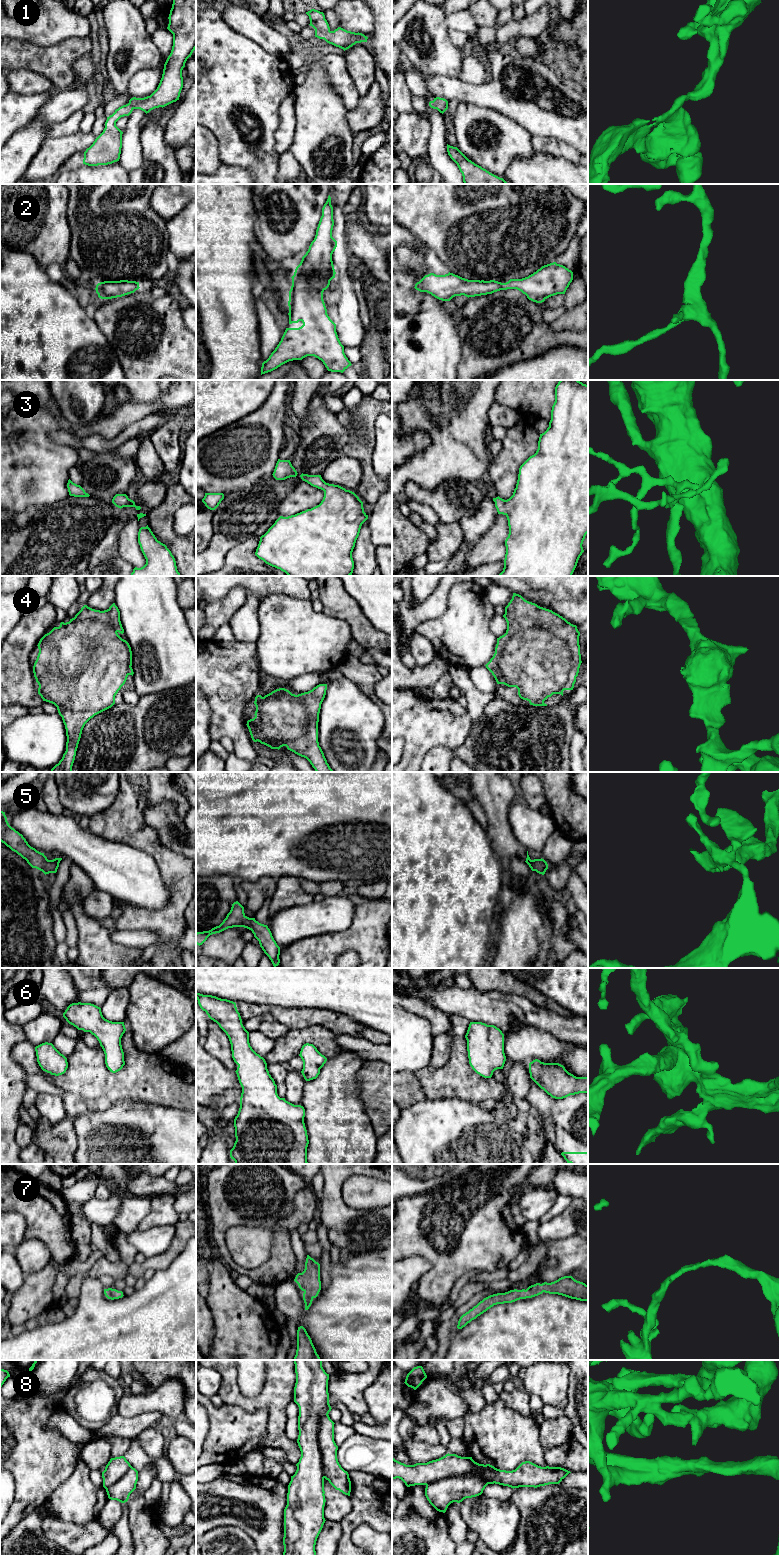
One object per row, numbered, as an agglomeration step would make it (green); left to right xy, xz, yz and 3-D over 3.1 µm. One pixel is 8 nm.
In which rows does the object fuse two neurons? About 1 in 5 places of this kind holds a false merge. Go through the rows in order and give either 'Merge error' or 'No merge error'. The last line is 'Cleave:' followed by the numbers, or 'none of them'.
1: No merge error
2: No merge error
3: No merge error
4: No merge error
5: No merge error
6: No merge error
7: No merge error
8: No merge error
Cleave: none of them

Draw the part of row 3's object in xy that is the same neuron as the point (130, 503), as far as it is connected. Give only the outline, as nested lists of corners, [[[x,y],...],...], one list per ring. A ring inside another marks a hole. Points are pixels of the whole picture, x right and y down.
[[[116,494],[112,499],[112,503],[120,509],[123,507],[135,507],[136,510],[141,509],[141,507],[136,506],[135,502],[129,499],[126,494]]]

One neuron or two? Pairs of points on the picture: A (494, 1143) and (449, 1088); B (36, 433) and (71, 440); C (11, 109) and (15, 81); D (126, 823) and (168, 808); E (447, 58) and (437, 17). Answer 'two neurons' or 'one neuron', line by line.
A: two neurons
B: two neurons
C: two neurons
D: two neurons
E: one neuron

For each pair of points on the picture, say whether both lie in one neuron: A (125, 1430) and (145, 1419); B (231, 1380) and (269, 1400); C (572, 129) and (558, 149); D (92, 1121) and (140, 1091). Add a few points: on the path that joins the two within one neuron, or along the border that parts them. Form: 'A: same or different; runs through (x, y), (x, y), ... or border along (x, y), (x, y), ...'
A: same; runs through (130, 1428), (140, 1422)
B: same; runs through (234, 1391), (244, 1401), (258, 1401)
C: different; border along (540, 135), (560, 139), (577, 151)
D: different; border along (147, 1102), (118, 1101), (113, 1104)

